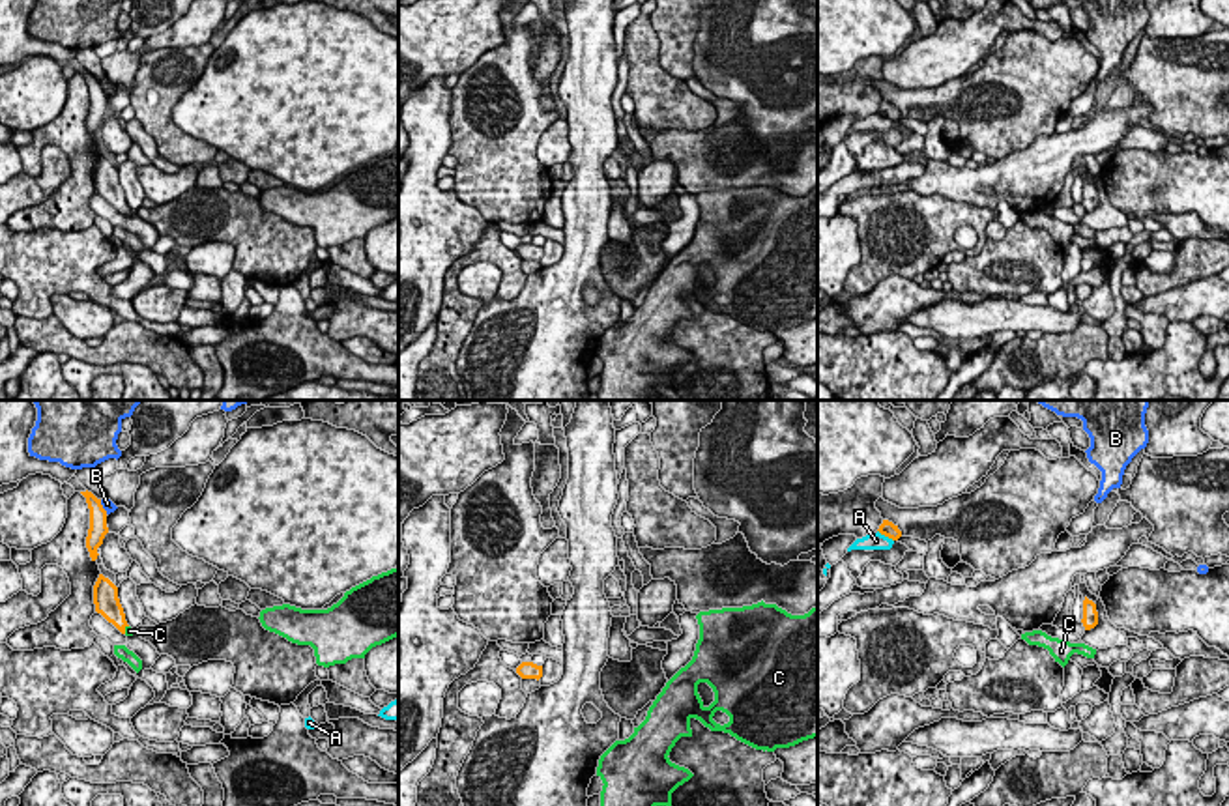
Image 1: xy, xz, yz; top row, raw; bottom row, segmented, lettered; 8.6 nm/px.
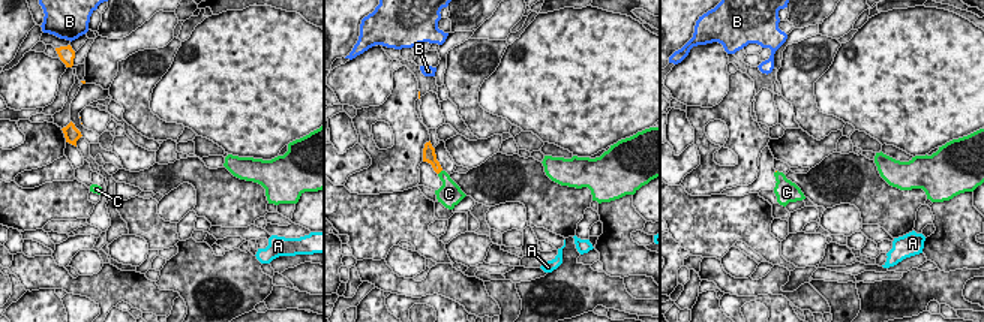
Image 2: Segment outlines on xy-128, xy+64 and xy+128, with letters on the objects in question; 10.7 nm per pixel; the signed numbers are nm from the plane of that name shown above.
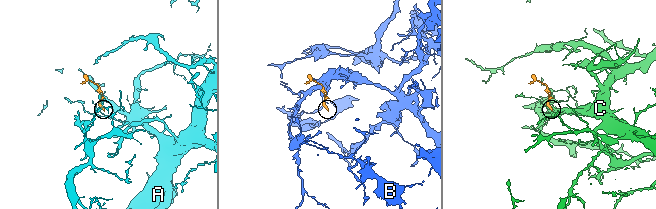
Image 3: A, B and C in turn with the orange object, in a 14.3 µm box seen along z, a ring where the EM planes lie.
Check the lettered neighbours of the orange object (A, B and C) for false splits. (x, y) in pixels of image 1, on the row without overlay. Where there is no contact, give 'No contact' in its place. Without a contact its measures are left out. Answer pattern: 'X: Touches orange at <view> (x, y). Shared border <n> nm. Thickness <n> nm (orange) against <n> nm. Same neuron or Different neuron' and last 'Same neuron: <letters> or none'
A: Touches orange at yz (885, 116). Shared border 180 nm. Thickness 130 nm (orange) against 160 nm. Different neuron
B: Touches orange at xy (101, 88). Shared border 140 nm. Thickness 160 nm (orange) against 90 nm. Different neuron
C: Touches orange at xy (124, 210). Shared border 90 nm. Thickness 200 nm (orange) against 70 nm. Same neuron
Same neuron: C

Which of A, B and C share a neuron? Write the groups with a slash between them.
A / B / C

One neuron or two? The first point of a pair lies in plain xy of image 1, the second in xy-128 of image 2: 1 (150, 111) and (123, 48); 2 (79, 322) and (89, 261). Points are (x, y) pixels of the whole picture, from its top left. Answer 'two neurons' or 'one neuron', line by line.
1: two neurons
2: one neuron

